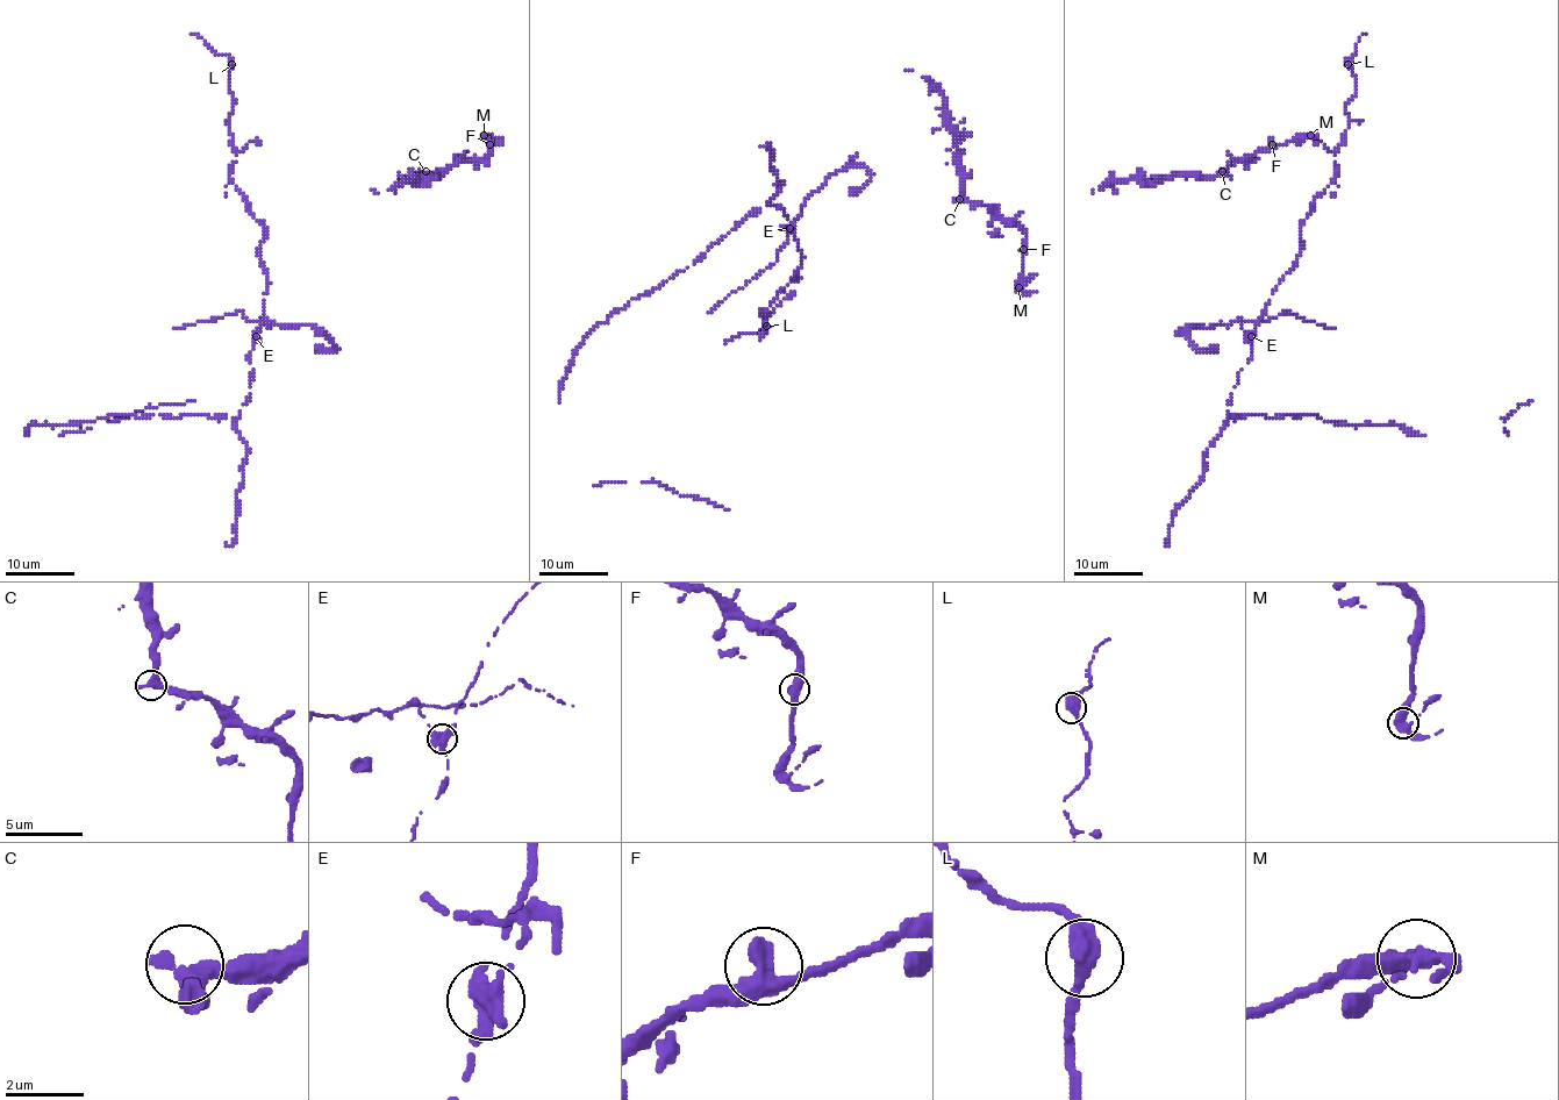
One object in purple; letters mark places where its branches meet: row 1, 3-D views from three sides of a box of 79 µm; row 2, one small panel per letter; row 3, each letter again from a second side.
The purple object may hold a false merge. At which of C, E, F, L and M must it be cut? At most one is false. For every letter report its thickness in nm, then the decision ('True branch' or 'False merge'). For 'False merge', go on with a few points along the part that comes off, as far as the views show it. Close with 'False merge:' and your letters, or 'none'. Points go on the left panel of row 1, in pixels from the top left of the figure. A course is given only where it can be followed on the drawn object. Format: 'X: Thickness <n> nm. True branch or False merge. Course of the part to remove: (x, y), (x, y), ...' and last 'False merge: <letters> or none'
C: Thickness 400 nm. True branch
E: Thickness 500 nm. False merge. Course of the part to remove: (256, 336), (263, 323), (251, 322), (238, 309), (207, 322), (173, 329)
F: Thickness 480 nm. True branch
L: Thickness 480 nm. True branch
M: Thickness 400 nm. True branch
False merge: E

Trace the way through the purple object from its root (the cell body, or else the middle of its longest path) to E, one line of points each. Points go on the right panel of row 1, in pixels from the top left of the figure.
E: (1195, 326), (1215, 327), (1239, 322), (1251, 336)

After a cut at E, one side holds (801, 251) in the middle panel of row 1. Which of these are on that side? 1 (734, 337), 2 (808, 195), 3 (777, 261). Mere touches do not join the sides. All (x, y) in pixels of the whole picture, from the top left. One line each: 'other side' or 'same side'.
1: same side
2: other side
3: other side

